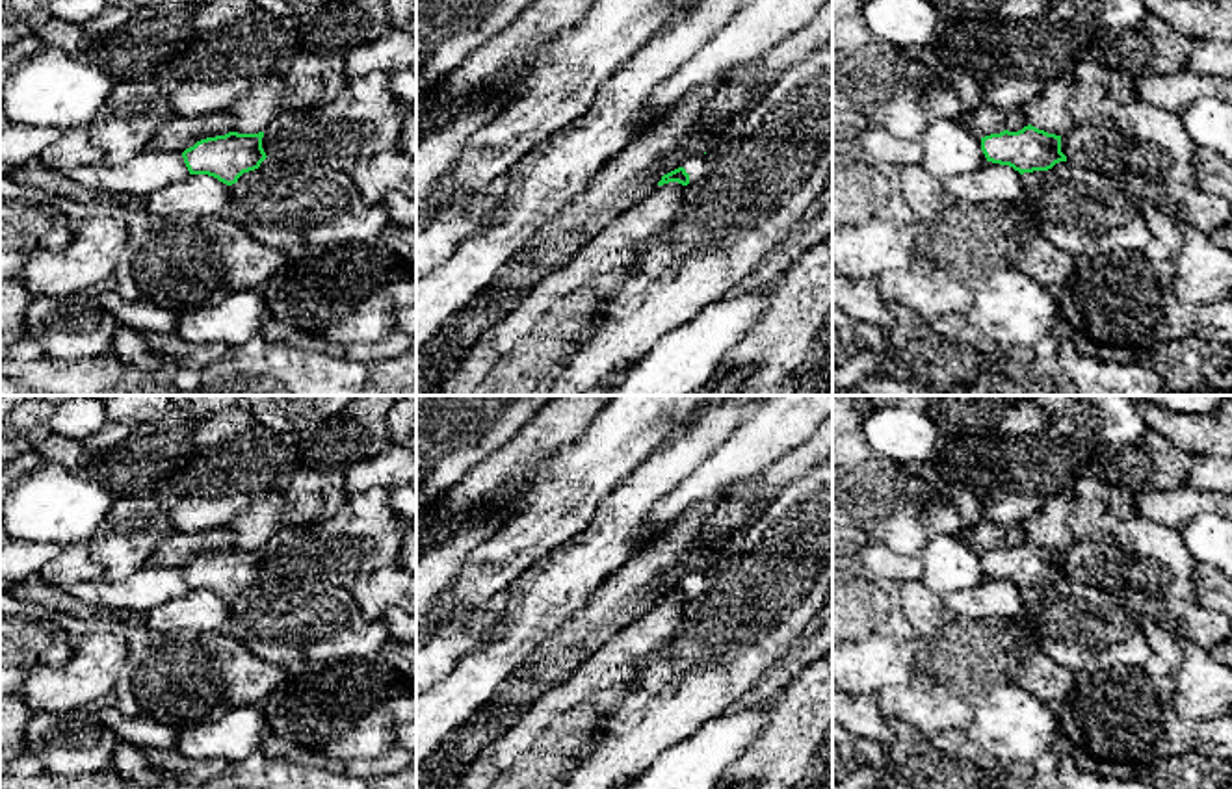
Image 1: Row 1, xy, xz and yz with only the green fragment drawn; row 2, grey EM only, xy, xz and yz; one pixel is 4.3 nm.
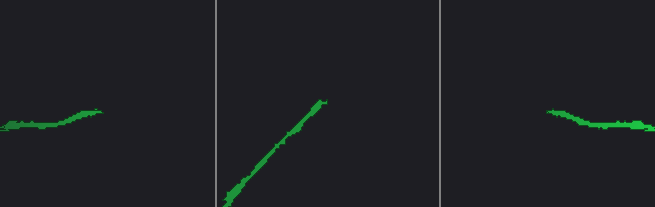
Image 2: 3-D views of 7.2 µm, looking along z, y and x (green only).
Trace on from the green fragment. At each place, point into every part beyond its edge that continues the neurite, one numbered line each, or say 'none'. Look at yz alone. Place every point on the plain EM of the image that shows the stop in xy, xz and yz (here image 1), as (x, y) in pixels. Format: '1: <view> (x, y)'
none

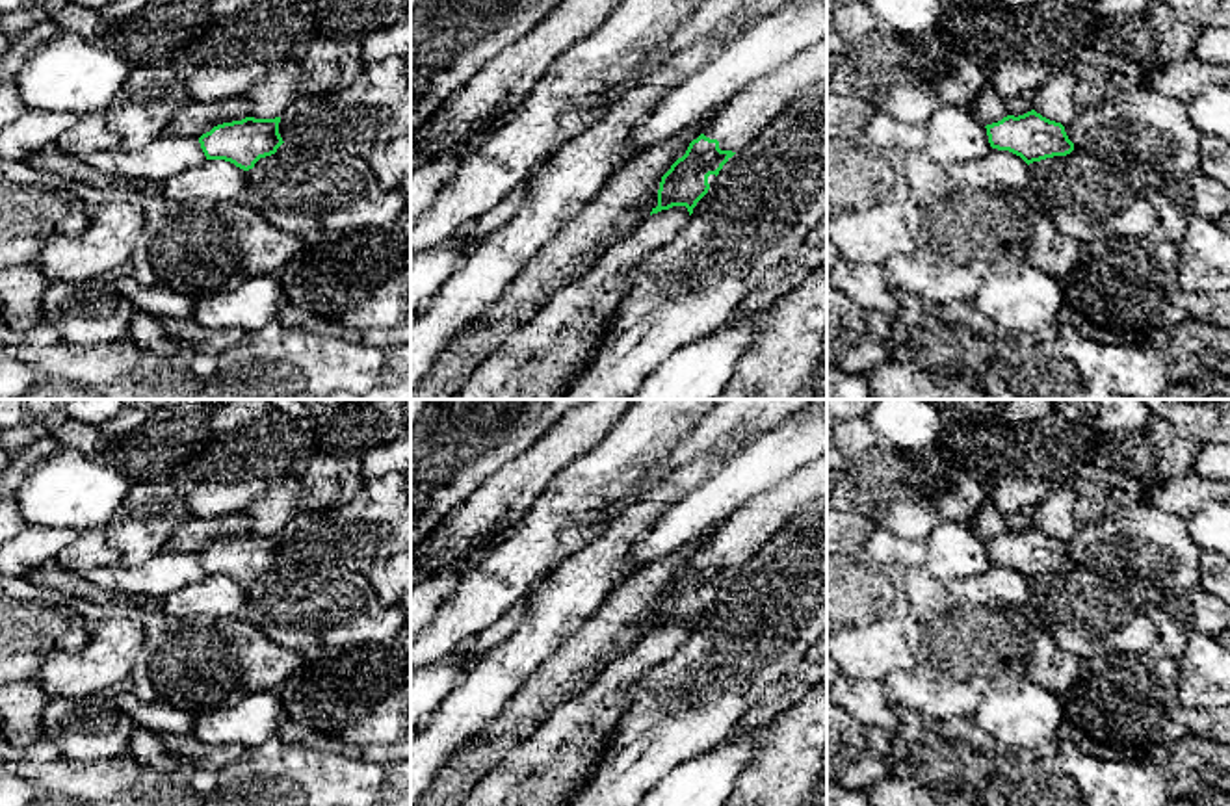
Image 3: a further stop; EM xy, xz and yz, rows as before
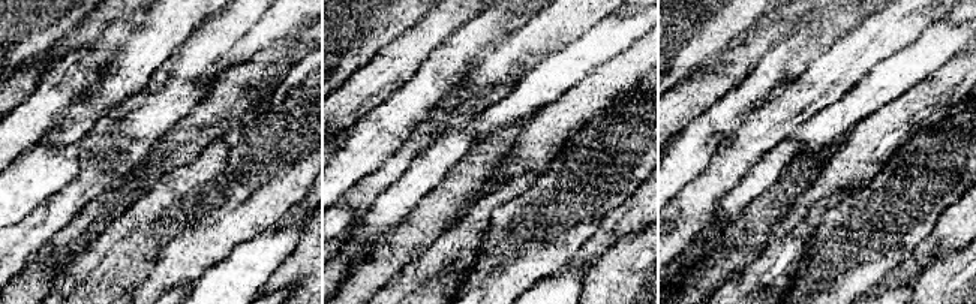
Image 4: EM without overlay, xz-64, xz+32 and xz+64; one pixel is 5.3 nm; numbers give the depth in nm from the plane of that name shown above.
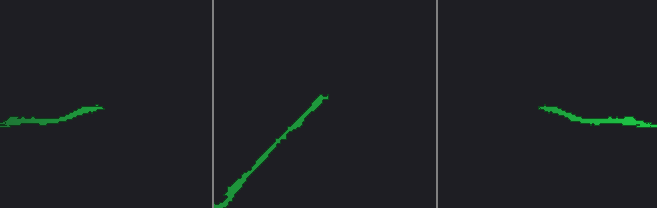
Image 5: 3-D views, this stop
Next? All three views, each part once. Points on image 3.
1: xz (764, 517)

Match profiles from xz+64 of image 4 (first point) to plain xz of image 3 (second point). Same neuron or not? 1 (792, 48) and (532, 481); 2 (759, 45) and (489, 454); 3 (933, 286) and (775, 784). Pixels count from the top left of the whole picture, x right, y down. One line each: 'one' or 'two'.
1: two
2: two
3: one

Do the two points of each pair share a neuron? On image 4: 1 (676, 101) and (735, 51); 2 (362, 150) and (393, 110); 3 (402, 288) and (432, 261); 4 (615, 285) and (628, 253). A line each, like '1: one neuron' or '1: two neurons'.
1: one neuron
2: one neuron
3: one neuron
4: one neuron

